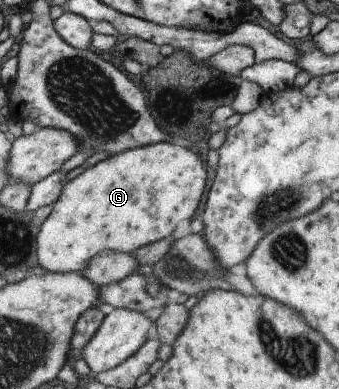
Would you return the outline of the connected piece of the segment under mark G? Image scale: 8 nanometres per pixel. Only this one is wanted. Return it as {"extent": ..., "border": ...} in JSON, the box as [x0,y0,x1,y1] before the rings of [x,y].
{"extent":[36,140,206,273],"border":[[[169,140],[106,157],[61,187],[56,201],[50,205],[50,213],[39,225],[36,234],[36,263],[52,273],[80,273],[92,257],[114,249],[110,245],[118,245],[115,251],[131,254],[138,247],[152,241],[170,239],[176,223],[192,220],[204,193],[204,183],[206,172],[200,158],[188,146],[183,148]]]}

